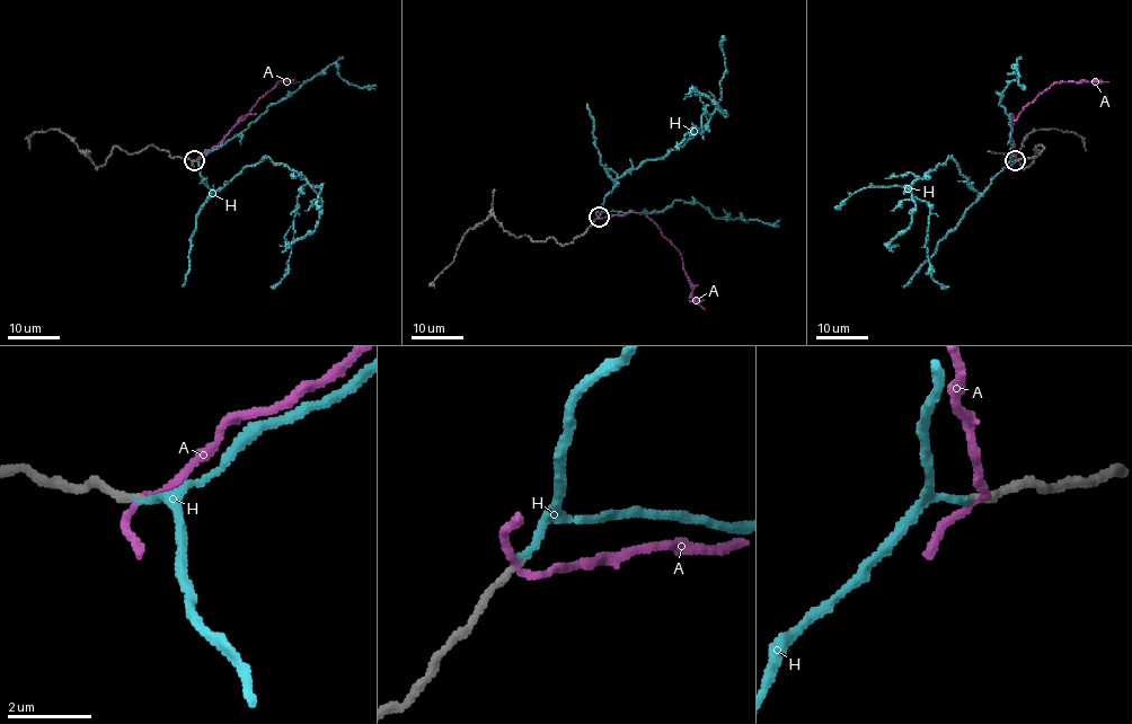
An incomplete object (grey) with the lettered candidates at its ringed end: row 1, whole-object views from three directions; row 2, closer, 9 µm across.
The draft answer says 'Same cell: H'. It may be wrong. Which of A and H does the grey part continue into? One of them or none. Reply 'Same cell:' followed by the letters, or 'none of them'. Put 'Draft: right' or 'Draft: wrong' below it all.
Same cell: H
Draft: right

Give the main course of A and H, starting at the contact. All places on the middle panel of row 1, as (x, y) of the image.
A: (598, 218), (633, 211), (646, 214), (679, 250), (692, 289), (691, 297), (705, 309)
H: (598, 218), (616, 179), (682, 146), (708, 113), (678, 150)

